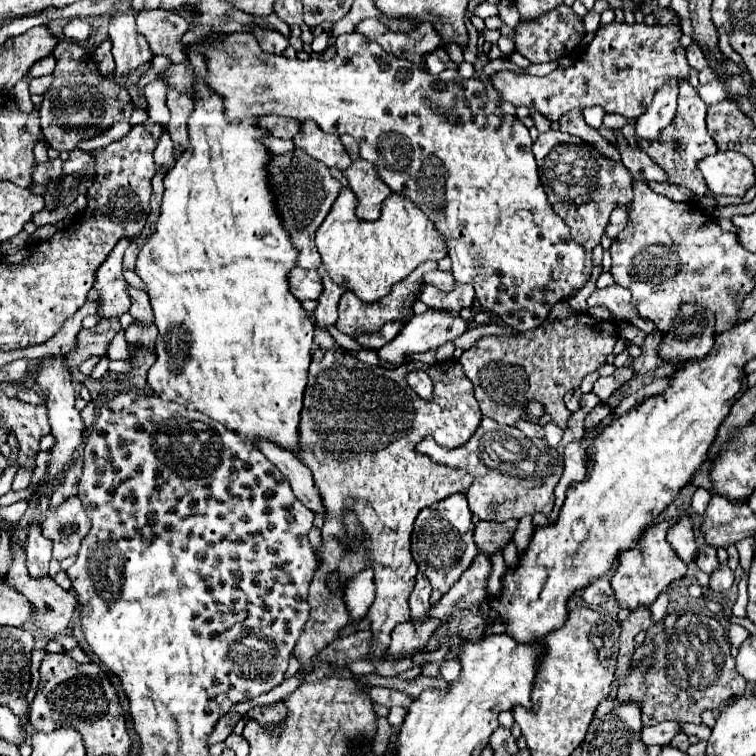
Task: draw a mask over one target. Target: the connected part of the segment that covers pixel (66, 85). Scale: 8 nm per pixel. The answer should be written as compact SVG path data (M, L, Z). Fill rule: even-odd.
M63 19L47 23L49 31L59 40L51 53L57 65L53 71L53 83L43 93L43 101L39 105L43 135L49 141L49 145L57 151L71 151L79 147L79 143L87 133L95 133L101 127L109 127L117 121L129 119L133 113L133 101L129 93L117 83L97 73L97 65L93 65L93 59L85 47L63 39L62 28L67 23L69 21Z

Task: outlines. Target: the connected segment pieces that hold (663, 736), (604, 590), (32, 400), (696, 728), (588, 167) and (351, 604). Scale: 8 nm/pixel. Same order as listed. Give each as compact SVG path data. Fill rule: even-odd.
M663 721L653 727L645 727L641 731L641 737L645 739L645 745L669 745L671 739L681 733L681 725L677 721Z
M606 578L597 580L588 585L582 595L582 599L588 606L599 606L612 595L610 581Z
M23 388L17 392L16 397L26 403L40 405L45 404L45 399L33 389Z
M685 725L687 735L695 735L699 741L707 741L711 735L711 729L707 725Z
M563 131L541 133L533 145L533 155L537 159L547 197L555 213L571 227L573 239L581 243L585 251L599 245L611 211L633 199L633 181L629 173L625 173L625 167L601 157L601 153L585 145L585 141Z
M367 567L357 575L349 577L343 589L345 605L351 615L351 623L359 623L365 619L373 599L375 599L375 585L373 585L373 569Z

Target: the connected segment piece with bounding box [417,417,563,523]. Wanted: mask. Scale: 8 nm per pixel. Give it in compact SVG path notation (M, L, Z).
M487 417L463 447L439 447L433 437L425 437L417 445L417 451L433 457L437 463L463 469L475 477L465 497L471 513L483 521L503 523L535 513L549 515L555 501L553 489L563 475L563 457L557 449L549 447L545 439L529 439L517 427L501 425Z

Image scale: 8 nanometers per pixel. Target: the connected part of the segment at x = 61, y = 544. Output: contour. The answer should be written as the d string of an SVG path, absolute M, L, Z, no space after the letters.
M71 495L55 511L47 511L41 527L45 537L53 539L53 557L63 561L65 553L75 555L79 551L79 543L89 533L91 521L81 507L81 501Z

